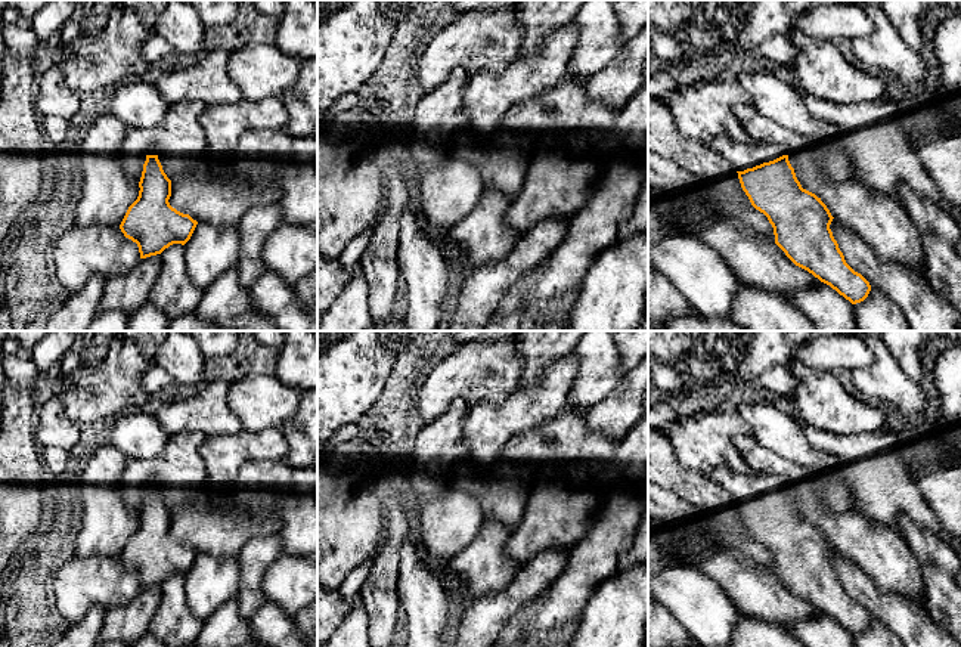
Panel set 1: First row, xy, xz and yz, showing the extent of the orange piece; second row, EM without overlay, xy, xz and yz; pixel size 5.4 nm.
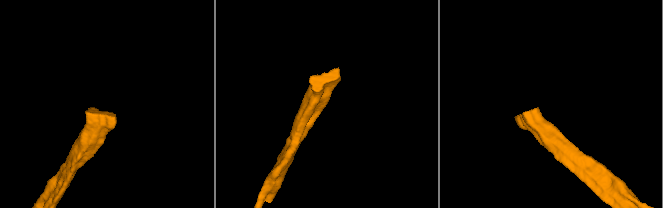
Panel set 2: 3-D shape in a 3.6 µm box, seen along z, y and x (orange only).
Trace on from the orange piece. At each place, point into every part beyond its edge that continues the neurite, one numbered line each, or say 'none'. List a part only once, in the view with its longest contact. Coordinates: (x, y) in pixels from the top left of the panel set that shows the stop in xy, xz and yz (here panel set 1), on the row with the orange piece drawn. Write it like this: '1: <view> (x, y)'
1: yz (743, 155)

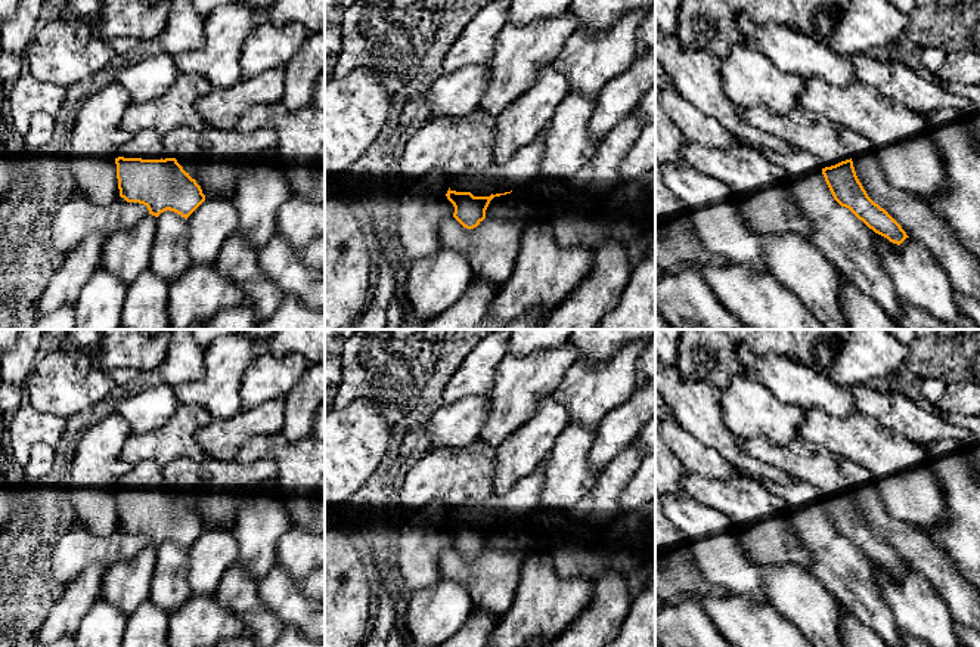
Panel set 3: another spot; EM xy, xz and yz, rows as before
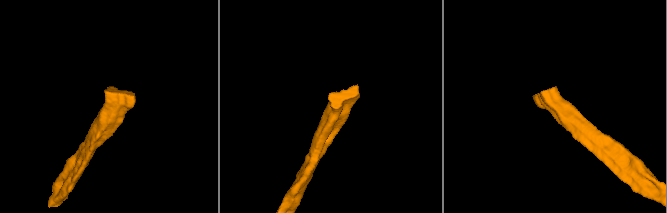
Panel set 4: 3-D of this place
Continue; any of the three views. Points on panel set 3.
1: xz (523, 167)

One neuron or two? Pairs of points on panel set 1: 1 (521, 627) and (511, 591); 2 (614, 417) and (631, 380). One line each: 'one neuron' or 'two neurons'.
1: two neurons
2: one neuron

